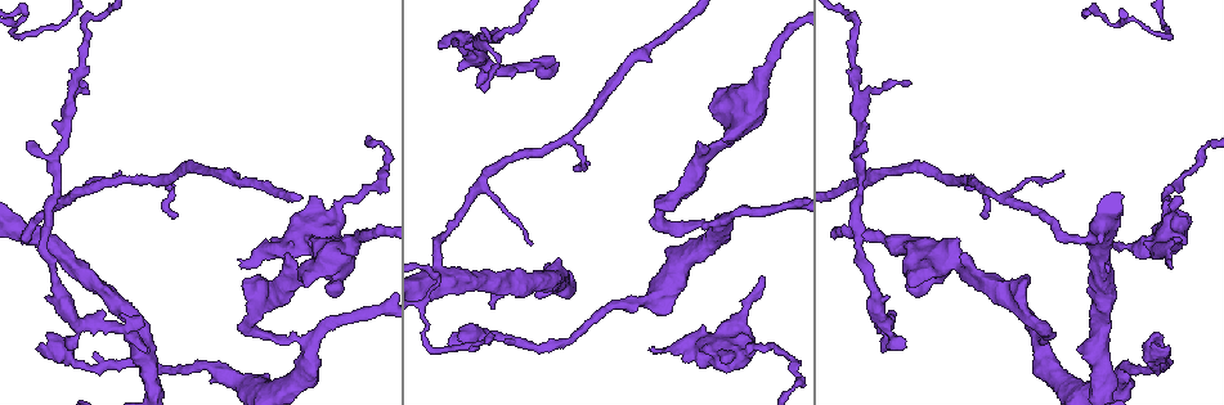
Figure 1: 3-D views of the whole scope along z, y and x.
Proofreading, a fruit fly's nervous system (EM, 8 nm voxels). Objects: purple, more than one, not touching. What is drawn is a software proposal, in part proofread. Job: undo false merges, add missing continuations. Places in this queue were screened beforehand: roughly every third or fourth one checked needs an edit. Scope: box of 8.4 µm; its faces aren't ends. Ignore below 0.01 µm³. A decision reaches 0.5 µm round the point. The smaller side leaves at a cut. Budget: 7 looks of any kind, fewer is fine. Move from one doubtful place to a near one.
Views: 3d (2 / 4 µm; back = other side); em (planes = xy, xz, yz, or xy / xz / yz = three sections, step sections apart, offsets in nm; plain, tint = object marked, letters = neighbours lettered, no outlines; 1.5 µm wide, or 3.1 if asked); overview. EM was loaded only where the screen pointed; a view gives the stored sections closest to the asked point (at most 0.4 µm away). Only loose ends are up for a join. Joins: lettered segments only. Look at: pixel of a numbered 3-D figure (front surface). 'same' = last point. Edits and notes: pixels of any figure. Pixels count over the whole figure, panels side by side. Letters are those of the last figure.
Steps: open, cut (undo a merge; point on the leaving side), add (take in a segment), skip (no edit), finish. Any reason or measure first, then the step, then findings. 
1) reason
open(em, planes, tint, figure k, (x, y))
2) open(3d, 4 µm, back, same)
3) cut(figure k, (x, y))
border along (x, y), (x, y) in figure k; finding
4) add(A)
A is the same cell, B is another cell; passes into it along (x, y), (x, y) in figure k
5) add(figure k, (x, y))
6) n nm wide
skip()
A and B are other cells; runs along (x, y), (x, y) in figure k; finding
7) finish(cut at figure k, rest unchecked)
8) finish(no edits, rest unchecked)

an open end
open(em, planes, letters, figure 1, (142, 316))

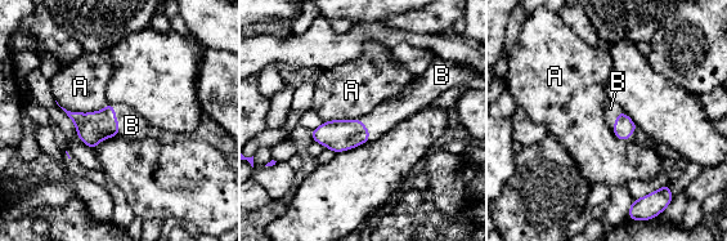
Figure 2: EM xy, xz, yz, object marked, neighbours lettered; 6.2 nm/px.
add(figure 2, (131, 125))
B is the same cell, A is another cell; the cell continues

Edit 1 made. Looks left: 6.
redraw
open(overview)

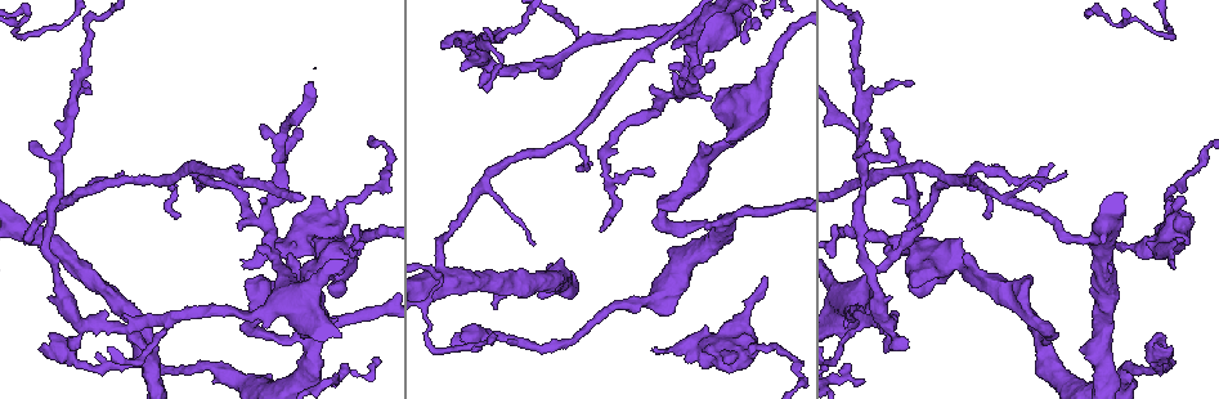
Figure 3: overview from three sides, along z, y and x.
free end
open(3d, 4 µm, figure 3, (72, 348))

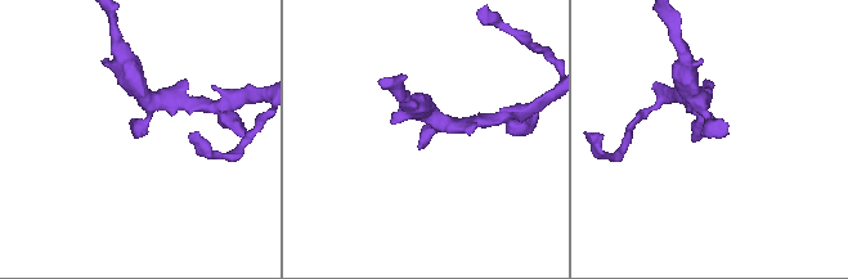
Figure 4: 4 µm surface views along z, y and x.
open(em, yz, step 8, letters, figure 4, (420, 147))

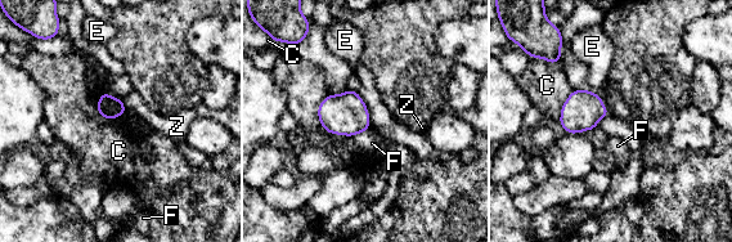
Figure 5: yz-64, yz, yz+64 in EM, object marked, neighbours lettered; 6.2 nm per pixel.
skip()
C, E, F and Z are other cells; border along (104, 90), (98, 113), (124, 115) in figure 5; no lettered segment goes on from it

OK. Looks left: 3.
abrupt turn
open(3d, 2 µm, figure 3, (498, 40))

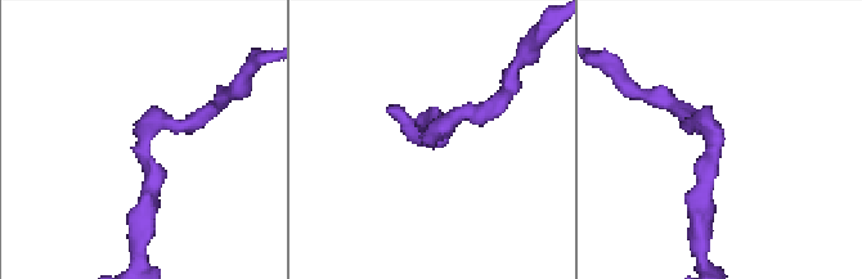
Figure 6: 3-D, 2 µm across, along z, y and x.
open(em, planes, letters, figure 6, (432, 134))

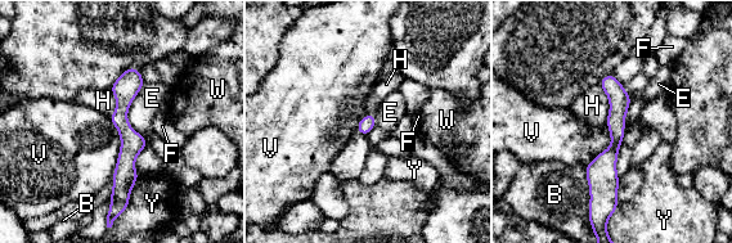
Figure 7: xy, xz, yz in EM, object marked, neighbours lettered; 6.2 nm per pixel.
skip()
B, E, F, H, V, W and Y are other cells; border along (108, 116), (120, 138), (113, 174) in figure 7; continuous, no second cell

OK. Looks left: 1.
finish(add at figure 2, rest unchecked)

